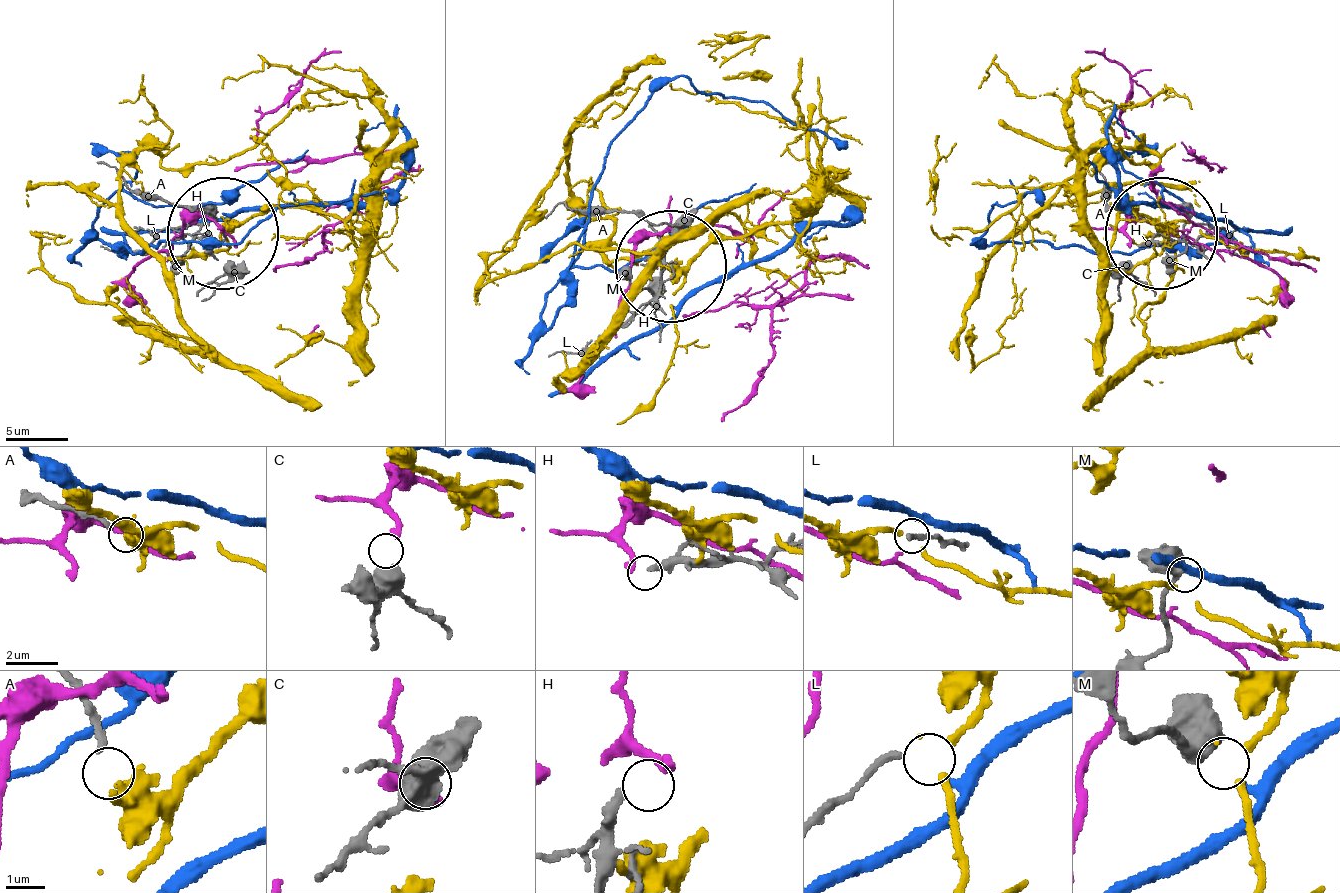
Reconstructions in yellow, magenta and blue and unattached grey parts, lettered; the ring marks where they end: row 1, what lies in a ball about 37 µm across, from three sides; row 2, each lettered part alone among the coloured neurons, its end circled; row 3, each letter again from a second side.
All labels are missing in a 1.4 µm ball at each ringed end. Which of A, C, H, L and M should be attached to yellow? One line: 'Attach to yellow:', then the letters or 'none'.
Attach to yellow: none

